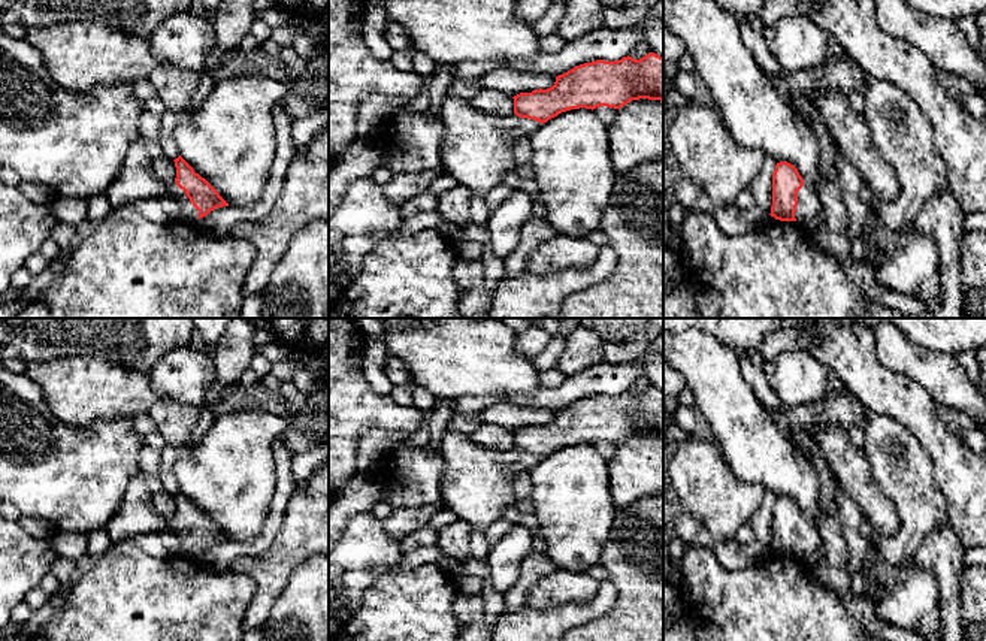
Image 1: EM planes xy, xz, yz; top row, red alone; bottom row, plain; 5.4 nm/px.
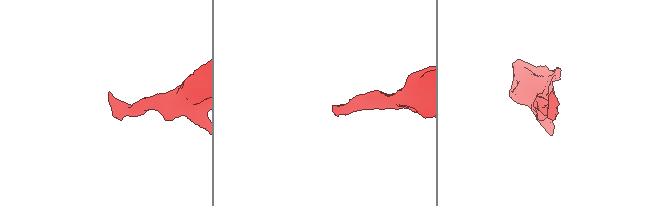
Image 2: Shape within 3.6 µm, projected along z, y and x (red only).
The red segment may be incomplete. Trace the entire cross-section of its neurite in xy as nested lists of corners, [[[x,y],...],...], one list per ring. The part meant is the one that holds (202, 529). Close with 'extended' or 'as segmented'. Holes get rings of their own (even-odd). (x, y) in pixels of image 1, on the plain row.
[[[134,474],[128,480],[121,507],[106,526],[111,541],[131,541],[140,533],[172,529],[182,535],[184,551],[191,557],[197,557],[217,542],[229,541],[220,527],[181,490],[173,496],[176,513],[166,520],[154,505],[143,475]]]; extended

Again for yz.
[[[780,496],[772,508],[771,551],[780,556],[796,556],[799,560],[823,548],[817,524],[807,520],[798,504]]]; extended

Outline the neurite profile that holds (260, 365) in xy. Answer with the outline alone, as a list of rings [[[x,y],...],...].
[[[255,351],[249,368],[255,372],[258,381],[270,372],[270,362],[260,353]]]

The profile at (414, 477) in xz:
[[[397,441],[387,447],[385,456],[378,462],[388,466],[381,493],[393,510],[438,507],[442,502],[447,463],[441,451]]]

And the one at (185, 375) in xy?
[[[185,345],[163,356],[148,377],[158,396],[200,408],[215,381],[215,363],[212,356]]]

